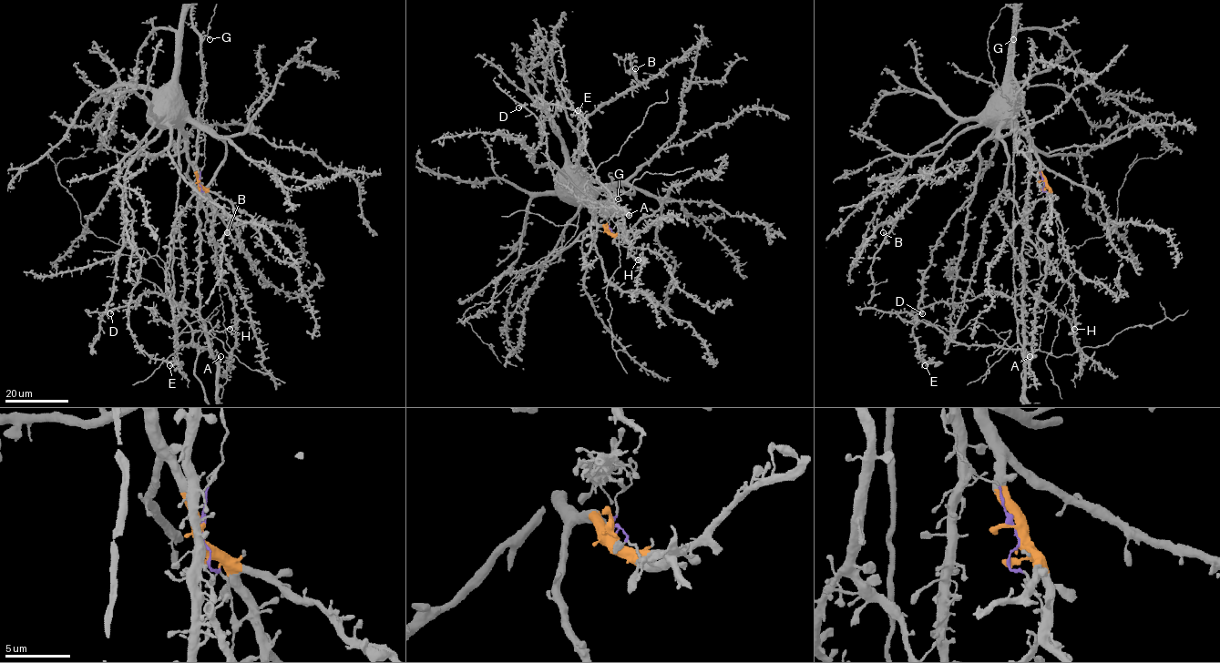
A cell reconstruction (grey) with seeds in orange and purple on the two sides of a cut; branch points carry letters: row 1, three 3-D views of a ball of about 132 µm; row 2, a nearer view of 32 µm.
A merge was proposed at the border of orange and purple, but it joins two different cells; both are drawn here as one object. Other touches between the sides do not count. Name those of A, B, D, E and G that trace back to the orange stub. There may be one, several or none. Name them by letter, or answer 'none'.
B, E

